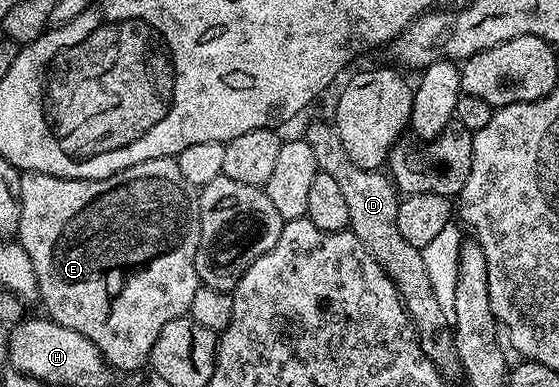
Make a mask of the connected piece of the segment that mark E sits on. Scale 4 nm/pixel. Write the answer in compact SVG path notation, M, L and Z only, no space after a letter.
M174 158L144 160L107 178L22 174L16 242L32 260L38 298L46 309L43 311L56 324L92 340L115 371L145 367L164 324L189 311L200 285L196 272L196 248L200 244L198 195L195 186L184 180Z

